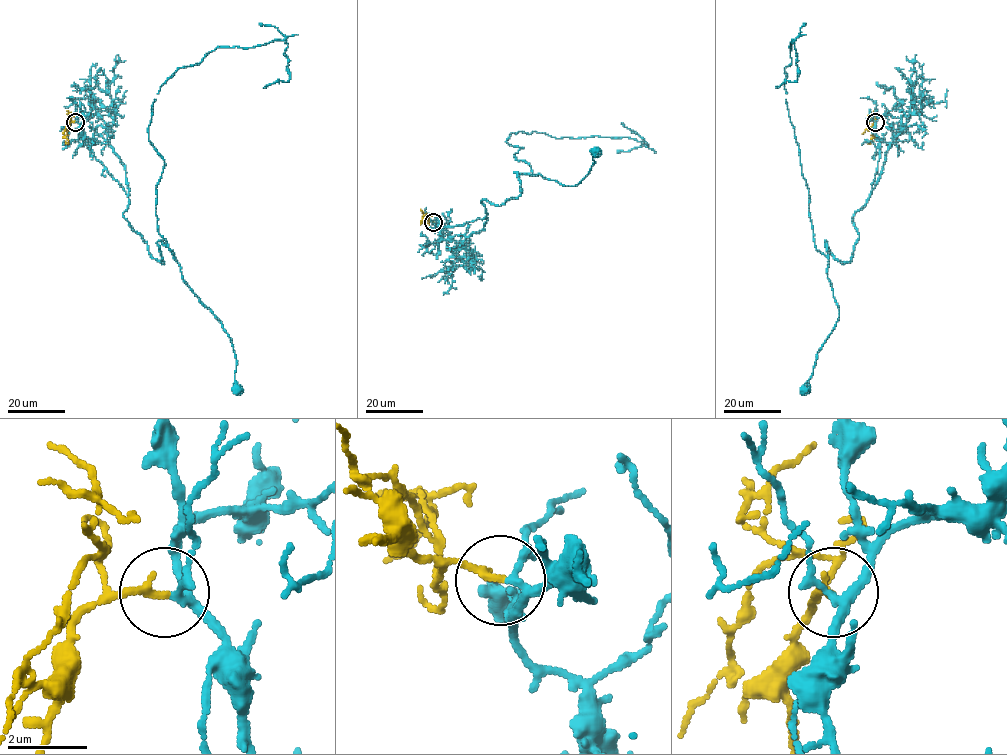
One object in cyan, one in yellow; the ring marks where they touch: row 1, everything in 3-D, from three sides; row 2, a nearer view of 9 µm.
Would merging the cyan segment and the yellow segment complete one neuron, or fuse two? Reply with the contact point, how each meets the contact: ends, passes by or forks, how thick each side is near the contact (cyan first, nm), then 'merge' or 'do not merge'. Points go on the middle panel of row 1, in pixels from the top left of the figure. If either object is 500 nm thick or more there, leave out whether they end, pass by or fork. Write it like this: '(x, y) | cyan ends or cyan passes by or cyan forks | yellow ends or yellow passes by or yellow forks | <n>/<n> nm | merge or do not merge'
(433, 222) | cyan forks | yellow ends | 160/190 nm | merge

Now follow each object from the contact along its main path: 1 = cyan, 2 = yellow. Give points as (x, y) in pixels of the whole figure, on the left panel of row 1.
1: (76, 122), (124, 191), (124, 219), (154, 258), (162, 262), (157, 242), (170, 249), (231, 341), (237, 391)
2: (76, 122), (69, 124), (66, 135), (68, 141), (65, 141)

